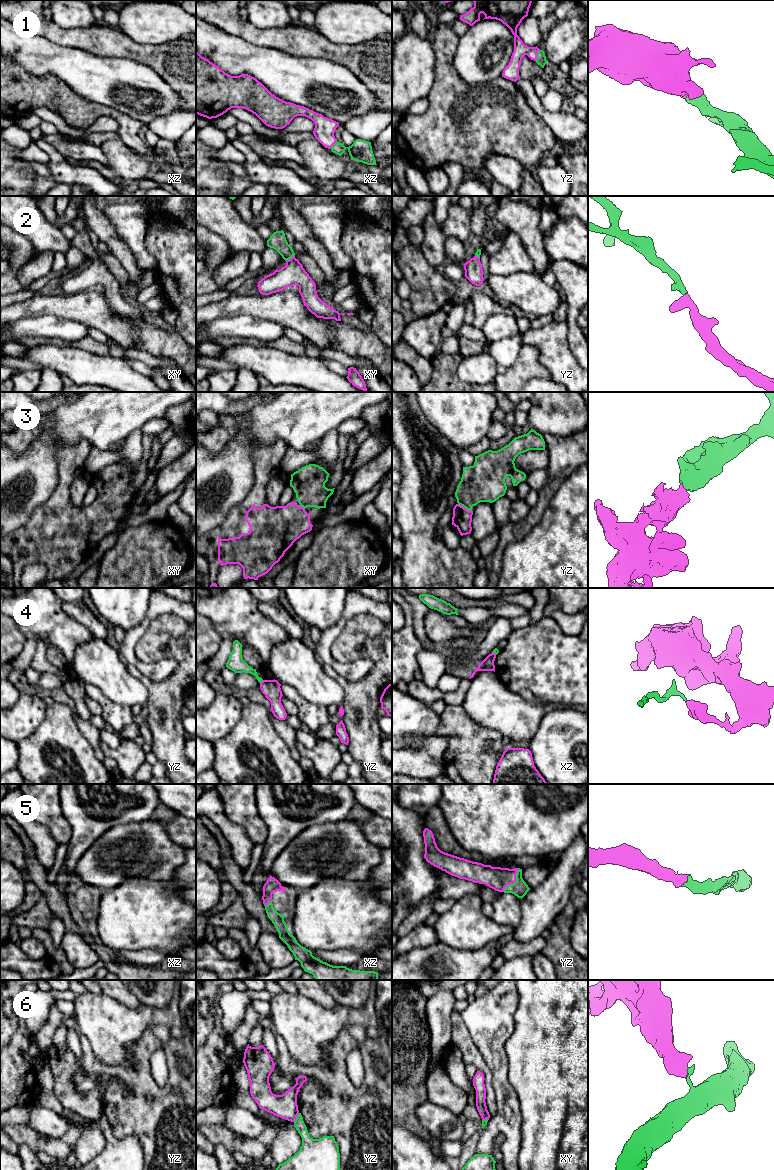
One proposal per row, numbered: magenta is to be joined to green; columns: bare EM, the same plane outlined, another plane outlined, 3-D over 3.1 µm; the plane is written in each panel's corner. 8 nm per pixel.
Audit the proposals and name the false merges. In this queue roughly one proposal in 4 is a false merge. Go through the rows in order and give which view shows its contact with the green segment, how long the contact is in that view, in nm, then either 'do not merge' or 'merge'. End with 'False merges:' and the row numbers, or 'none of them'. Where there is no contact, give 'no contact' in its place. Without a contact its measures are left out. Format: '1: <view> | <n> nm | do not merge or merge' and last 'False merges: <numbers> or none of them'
1: yz | 100 nm | merge
2: xy | 90 nm | merge
3: yz | 130 nm | merge
4: yz | 40 nm | do not merge
5: yz | 240 nm | merge
6: yz | 90 nm | do not merge
False merges: 4, 6

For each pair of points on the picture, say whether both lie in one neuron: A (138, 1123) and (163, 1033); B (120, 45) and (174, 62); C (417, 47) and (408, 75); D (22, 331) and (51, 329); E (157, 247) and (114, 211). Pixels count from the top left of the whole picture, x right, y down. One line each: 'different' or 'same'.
A: different
B: same
C: same
D: same
E: different

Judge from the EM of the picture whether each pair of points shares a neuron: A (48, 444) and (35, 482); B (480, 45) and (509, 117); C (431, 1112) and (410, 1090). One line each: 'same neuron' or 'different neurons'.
A: same neuron
B: different neurons
C: different neurons

